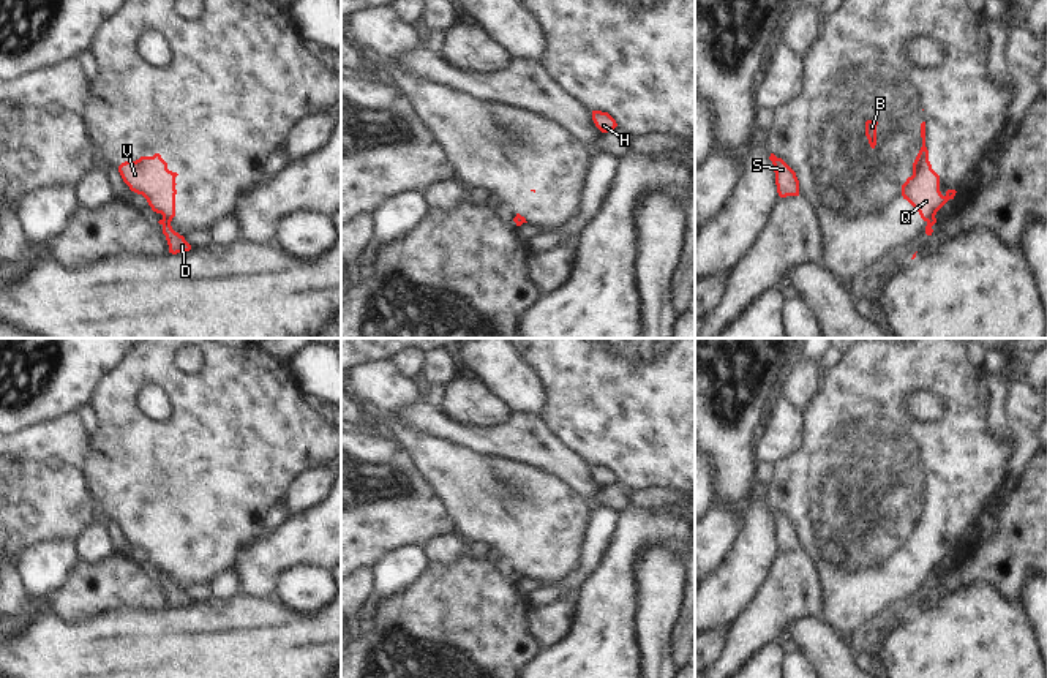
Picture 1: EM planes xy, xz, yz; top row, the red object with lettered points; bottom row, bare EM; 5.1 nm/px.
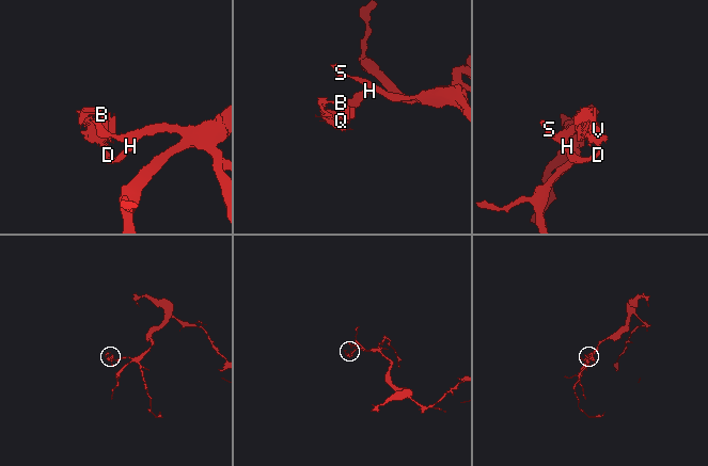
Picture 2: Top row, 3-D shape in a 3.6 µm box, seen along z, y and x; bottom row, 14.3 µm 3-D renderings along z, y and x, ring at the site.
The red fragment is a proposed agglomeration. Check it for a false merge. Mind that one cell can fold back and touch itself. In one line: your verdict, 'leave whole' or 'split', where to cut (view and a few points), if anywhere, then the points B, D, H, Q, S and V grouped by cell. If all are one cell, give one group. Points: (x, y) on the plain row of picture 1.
split | xy (163, 571), (169, 577) | B Q V / D H S

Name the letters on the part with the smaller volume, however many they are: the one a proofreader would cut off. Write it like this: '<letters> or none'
B, Q, V

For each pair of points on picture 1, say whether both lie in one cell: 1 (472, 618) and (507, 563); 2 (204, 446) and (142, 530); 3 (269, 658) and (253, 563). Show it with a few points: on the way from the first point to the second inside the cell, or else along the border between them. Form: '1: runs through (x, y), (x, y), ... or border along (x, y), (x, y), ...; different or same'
1: border along (490, 555), (509, 576); different
2: runs through (198, 467), (198, 474), (163, 509); same
3: border along (245, 591), (259, 598), (275, 595); different

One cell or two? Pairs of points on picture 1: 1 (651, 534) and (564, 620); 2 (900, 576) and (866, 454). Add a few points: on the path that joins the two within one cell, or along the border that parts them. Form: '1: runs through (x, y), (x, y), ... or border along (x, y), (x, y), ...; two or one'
1: border along (577, 595), (577, 621), (564, 640); two
2: runs through (870, 546), (866, 541), (866, 484); one

